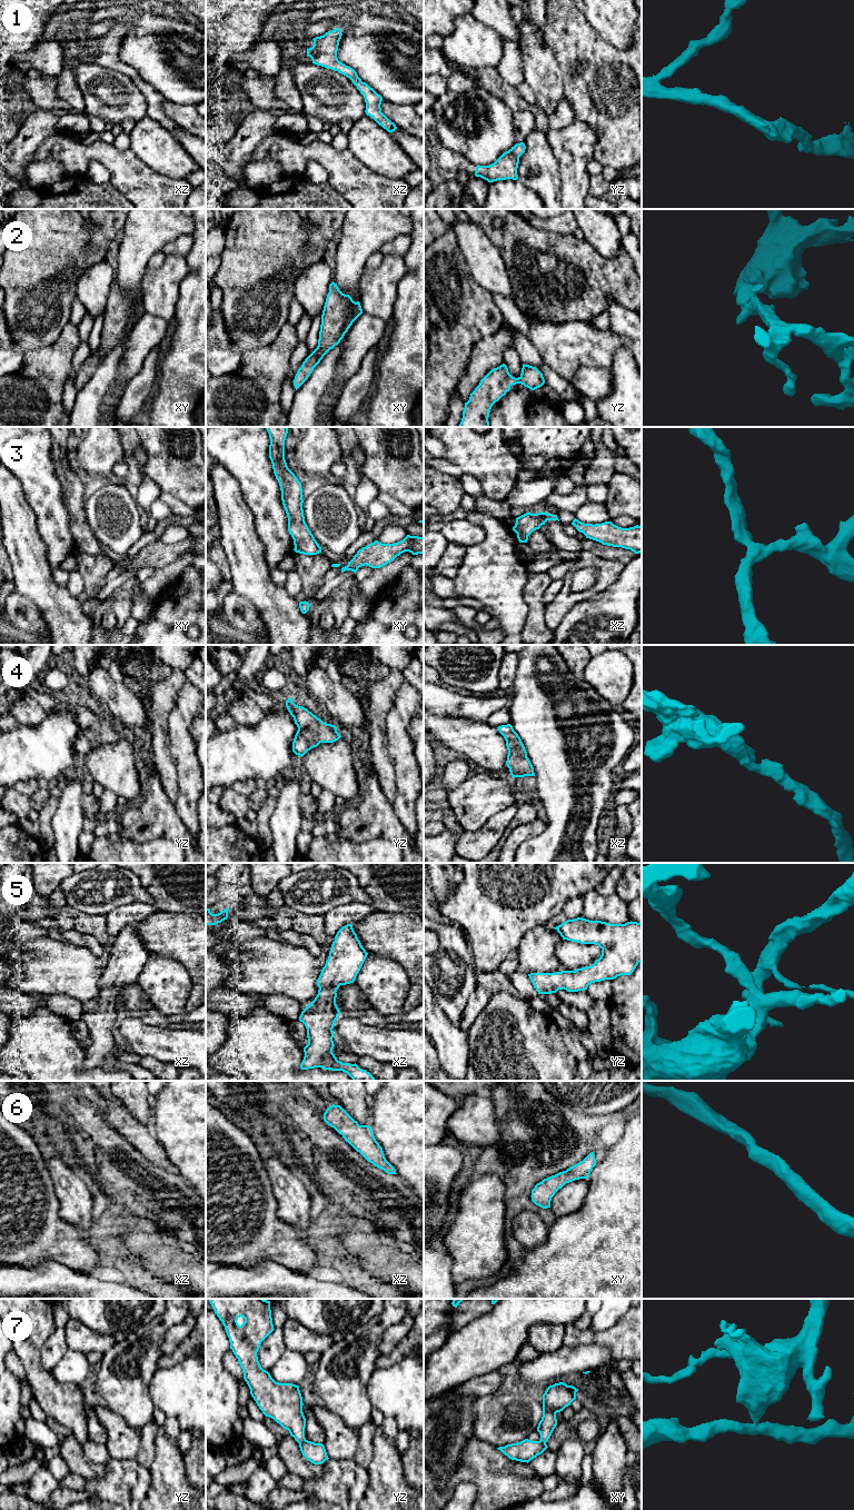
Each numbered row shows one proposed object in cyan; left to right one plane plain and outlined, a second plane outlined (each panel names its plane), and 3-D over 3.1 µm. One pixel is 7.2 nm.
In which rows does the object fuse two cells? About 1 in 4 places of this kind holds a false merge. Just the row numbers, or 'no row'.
7

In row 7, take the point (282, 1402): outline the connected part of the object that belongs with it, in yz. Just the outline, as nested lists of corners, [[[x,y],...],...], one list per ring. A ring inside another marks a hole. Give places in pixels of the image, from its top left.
[[[209,1299],[209,1302],[225,1327],[230,1349],[238,1359],[244,1379],[259,1409],[266,1417],[274,1419],[288,1430],[298,1443],[305,1441],[306,1418],[302,1412],[304,1403],[299,1385],[276,1382],[270,1373],[261,1368],[257,1357],[261,1342],[275,1330],[270,1301],[265,1299]]]

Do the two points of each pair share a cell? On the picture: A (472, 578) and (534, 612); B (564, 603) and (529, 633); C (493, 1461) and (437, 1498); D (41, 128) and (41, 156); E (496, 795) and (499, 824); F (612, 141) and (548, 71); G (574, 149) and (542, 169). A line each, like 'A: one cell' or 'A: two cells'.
A: two cells
B: two cells
C: one cell
D: two cells
E: two cells
F: two cells
G: two cells

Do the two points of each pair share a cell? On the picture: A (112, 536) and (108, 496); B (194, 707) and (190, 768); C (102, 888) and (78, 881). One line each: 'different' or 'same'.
A: same
B: same
C: same

